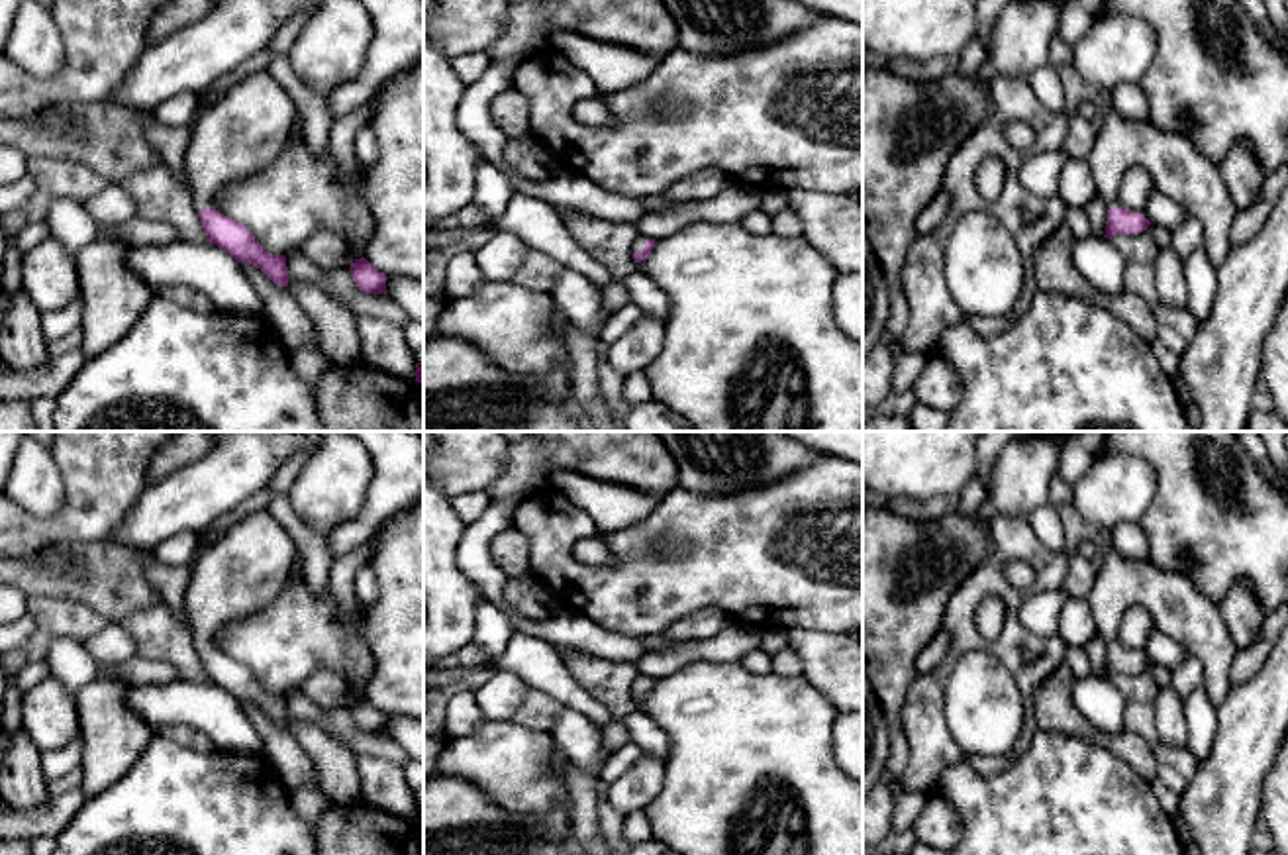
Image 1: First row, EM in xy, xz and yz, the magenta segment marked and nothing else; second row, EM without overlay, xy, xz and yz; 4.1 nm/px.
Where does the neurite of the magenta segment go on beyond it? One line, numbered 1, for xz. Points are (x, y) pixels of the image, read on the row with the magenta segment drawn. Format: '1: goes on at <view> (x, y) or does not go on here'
1: goes on at xz (640, 242)

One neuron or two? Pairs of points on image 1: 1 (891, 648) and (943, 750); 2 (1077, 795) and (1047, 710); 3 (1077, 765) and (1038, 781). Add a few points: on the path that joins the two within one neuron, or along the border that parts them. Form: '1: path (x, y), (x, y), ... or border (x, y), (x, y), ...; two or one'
1: border (918, 671), (906, 693), (902, 730); two
2: border (1038, 730), (1067, 732), (1100, 746); two
3: path (1067, 775), (1061, 781), (1047, 781); one

